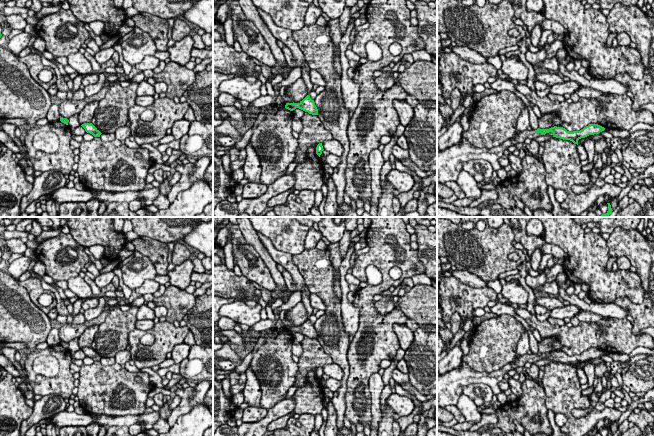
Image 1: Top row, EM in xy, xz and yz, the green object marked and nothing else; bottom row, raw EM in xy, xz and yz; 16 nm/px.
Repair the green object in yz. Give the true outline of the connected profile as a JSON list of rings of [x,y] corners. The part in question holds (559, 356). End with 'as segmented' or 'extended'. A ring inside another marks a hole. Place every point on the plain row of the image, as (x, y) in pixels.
[[[589,348],[588,350],[584,351],[580,355],[573,355],[569,356],[563,351],[551,351],[549,353],[537,353],[537,354],[524,354],[519,358],[515,358],[514,362],[517,367],[523,367],[526,363],[534,363],[540,359],[545,359],[546,357],[552,356],[553,361],[560,362],[563,364],[570,364],[574,368],[578,369],[578,364],[581,362],[585,362],[589,359],[599,358],[600,356],[604,355],[605,352],[598,349],[598,348]]]; extended

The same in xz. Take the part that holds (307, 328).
[[[307,319],[302,325],[299,327],[286,327],[285,332],[293,335],[296,332],[299,332],[305,336],[308,336],[309,338],[312,339],[318,339],[318,333],[315,329],[314,324],[310,322],[310,319]]]; as segmented

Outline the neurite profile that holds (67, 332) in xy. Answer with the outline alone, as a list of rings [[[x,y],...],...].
[[[107,307],[107,309],[104,310],[98,317],[90,321],[85,321],[83,324],[63,324],[59,328],[60,340],[68,343],[75,338],[79,338],[88,327],[92,325],[101,325],[106,320],[106,316],[109,314],[111,309],[111,307]]]

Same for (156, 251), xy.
[[[139,236],[133,239],[131,243],[134,245],[135,251],[150,259],[158,275],[168,275],[169,247],[166,243],[145,236]]]

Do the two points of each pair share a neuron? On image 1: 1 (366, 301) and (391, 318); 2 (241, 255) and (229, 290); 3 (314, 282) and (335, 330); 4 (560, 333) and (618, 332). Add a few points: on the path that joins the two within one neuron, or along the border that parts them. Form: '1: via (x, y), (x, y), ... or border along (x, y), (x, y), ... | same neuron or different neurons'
1: via (367, 310), (367, 313), (379, 325), (382, 325) | same neuron
2: border along (242, 274), (250, 280) | different neurons
3: via (326, 294), (332, 303), (332, 318) | same neuron
4: via (574, 335), (604, 335) | same neuron

